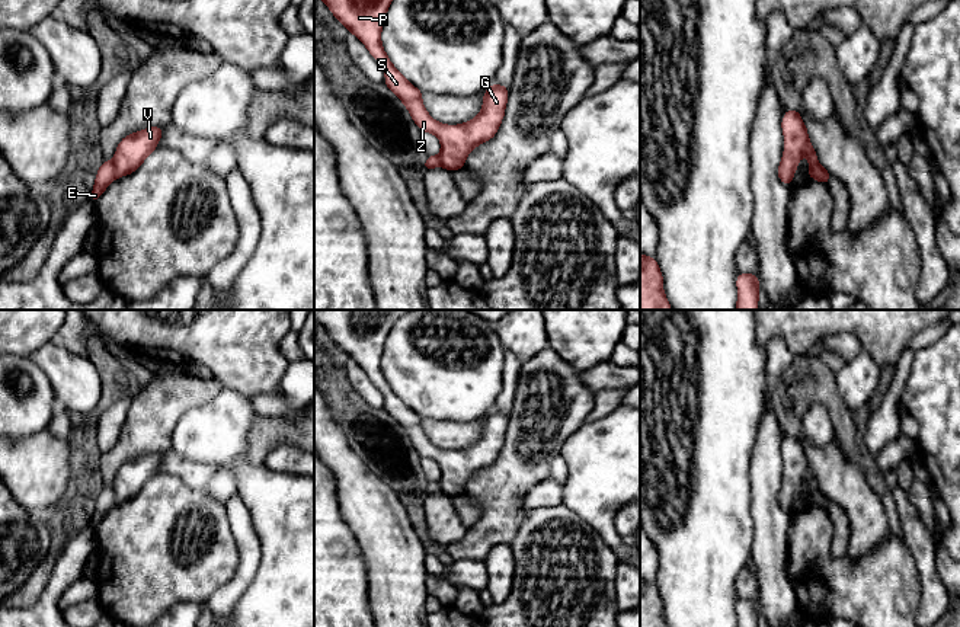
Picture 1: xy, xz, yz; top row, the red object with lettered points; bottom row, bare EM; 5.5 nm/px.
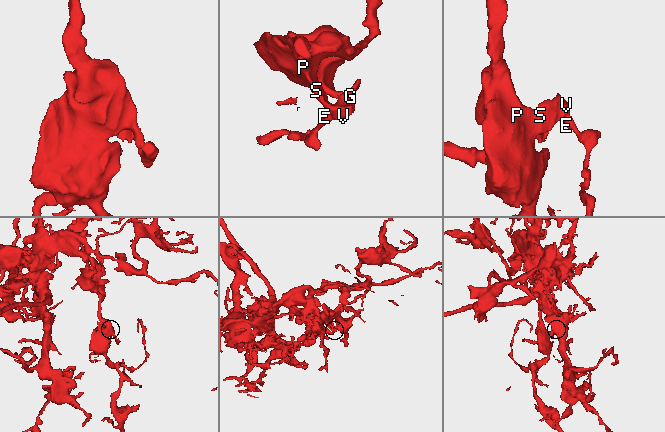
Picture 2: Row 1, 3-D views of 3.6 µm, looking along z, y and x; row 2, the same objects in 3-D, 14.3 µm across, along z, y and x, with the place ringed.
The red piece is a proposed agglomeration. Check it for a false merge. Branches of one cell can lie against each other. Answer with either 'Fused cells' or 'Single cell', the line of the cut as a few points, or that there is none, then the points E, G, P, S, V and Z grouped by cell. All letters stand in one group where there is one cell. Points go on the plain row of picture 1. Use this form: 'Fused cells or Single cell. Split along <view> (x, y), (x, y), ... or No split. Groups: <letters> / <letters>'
Fused cells. Split along xy (111, 488), (118, 502). Groups: E / G P S V Z

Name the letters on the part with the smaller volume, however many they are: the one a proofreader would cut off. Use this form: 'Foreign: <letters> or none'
Foreign: E

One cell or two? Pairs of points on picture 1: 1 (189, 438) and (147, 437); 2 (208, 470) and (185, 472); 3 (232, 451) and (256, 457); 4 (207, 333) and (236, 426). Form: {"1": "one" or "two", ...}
{"1": "two", "2": "one", "3": "two", "4": "two"}

